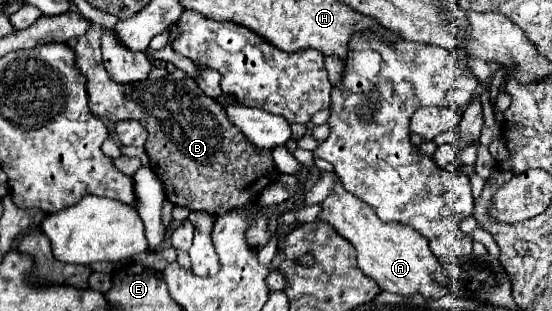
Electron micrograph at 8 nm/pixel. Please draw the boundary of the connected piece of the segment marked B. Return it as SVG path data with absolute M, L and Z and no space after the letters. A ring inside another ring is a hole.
M92 24L88 34L66 42L74 50L76 68L84 72L88 80L88 108L100 118L108 118L112 122L138 120L146 128L148 140L144 148L150 158L150 166L162 180L166 198L174 206L206 210L220 216L234 208L242 210L250 198L258 196L278 178L272 154L248 142L244 134L230 124L222 106L214 98L206 96L182 70L174 70L158 80L114 84L102 68L100 38L102 28Z

